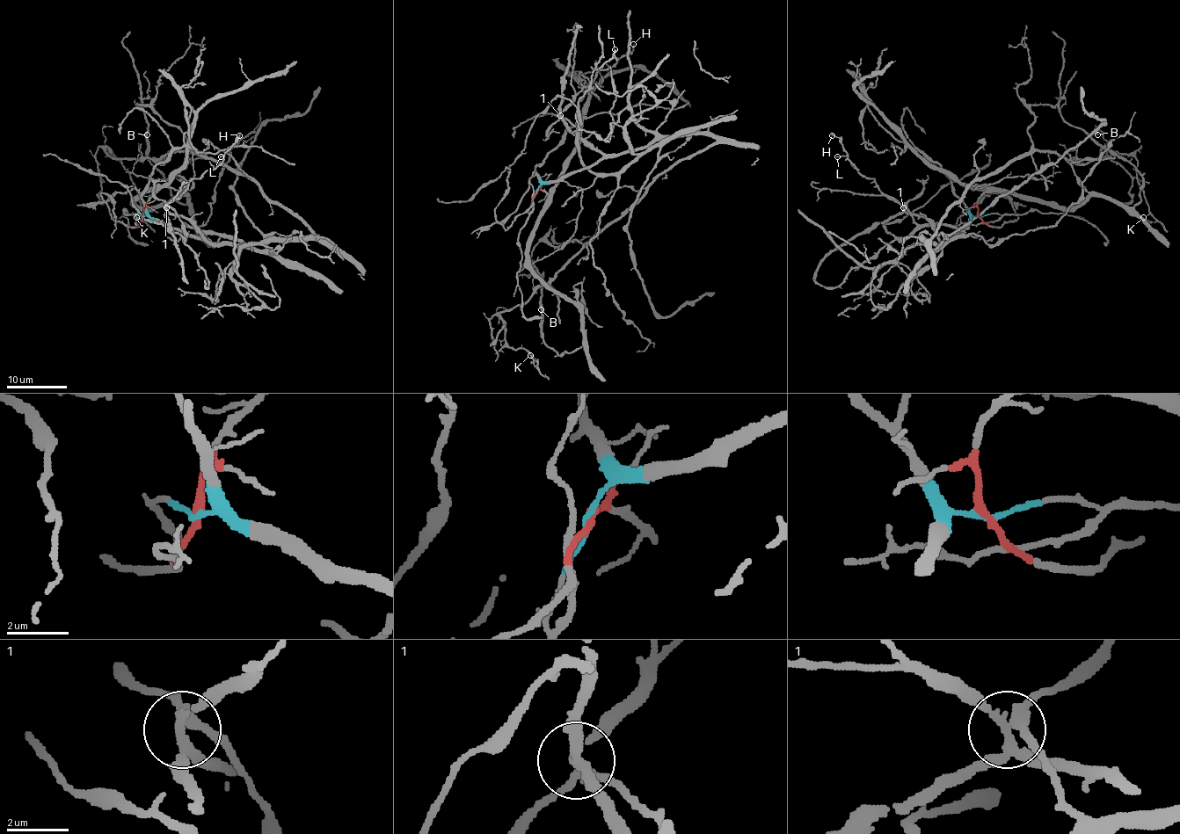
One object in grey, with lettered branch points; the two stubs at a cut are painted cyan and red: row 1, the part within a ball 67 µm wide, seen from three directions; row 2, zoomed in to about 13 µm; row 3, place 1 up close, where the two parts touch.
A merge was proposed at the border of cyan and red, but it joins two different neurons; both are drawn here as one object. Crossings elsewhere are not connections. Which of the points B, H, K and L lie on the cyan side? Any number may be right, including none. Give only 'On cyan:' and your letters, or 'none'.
On cyan: H, K, L

